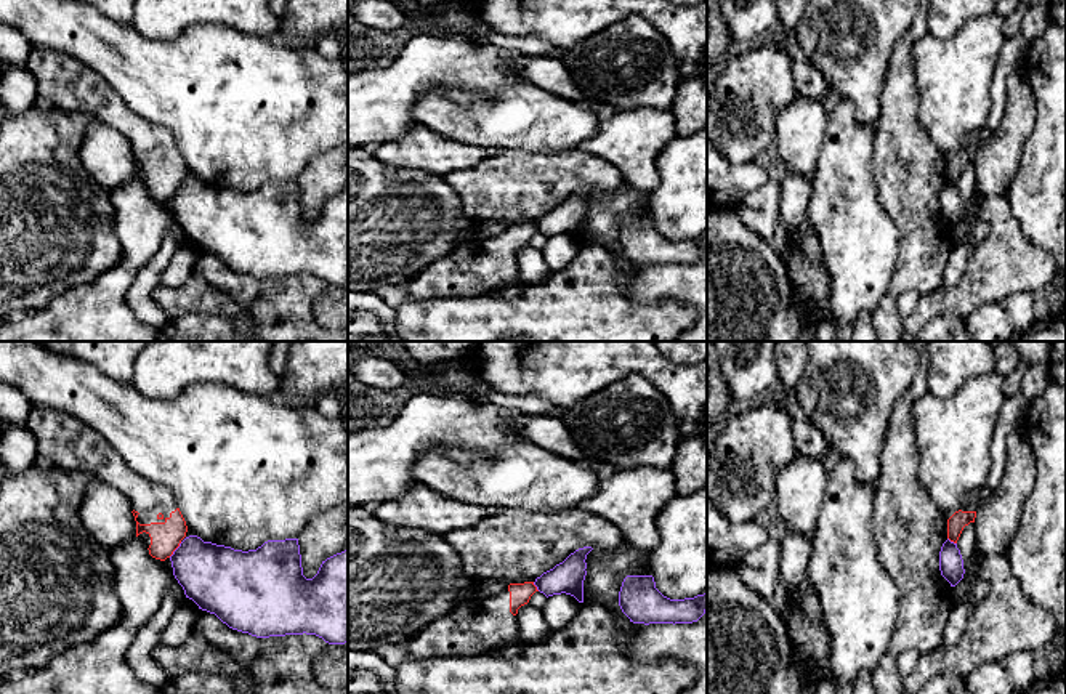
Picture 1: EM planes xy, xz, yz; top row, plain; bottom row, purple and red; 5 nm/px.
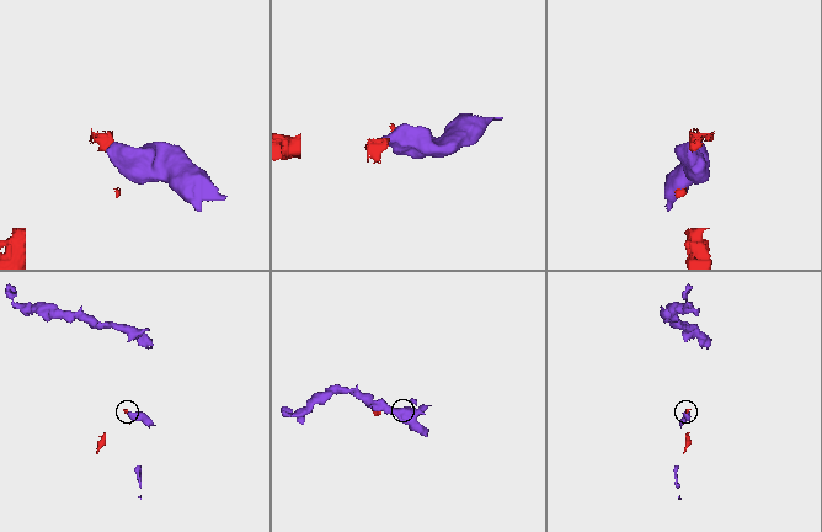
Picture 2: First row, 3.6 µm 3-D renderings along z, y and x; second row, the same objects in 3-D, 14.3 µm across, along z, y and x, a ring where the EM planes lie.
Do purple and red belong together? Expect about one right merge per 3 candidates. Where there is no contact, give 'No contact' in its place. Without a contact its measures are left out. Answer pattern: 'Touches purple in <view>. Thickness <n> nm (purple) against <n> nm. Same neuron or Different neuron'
Touches purple in xy. Thickness 320 nm (purple) against 160 nm. Different neuron

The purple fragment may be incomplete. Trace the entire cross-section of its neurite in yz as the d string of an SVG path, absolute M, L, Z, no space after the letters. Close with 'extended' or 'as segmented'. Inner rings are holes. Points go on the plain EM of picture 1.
M949 180L943 184L939 192L939 212L951 228L955 228L965 215L960 191L957 189L957 184Z; as segmented

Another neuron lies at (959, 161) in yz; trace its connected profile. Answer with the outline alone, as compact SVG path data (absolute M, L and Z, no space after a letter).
M986 127L971 131L962 139L962 147L947 160L947 180L957 184L962 171L975 163L976 154L994 138L995 130Z

